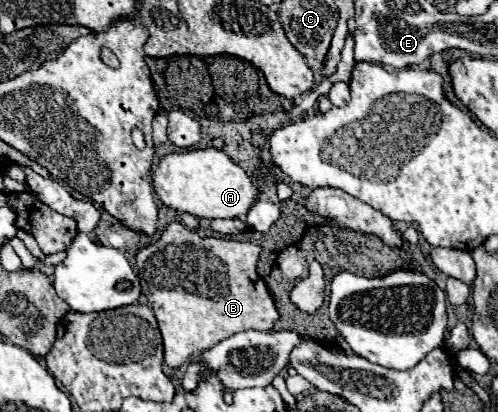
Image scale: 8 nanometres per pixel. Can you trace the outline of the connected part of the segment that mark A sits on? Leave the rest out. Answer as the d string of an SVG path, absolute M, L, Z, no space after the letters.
M216 148L168 154L158 164L152 184L154 184L154 192L160 196L160 200L166 206L208 220L244 218L252 208L252 204L262 194L262 190L258 190L258 186L254 184L252 176L248 176L244 168L240 168L222 150Z

